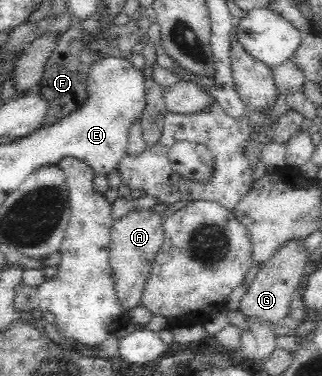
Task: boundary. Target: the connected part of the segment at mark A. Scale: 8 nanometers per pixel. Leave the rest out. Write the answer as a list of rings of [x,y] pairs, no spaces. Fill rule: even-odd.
[[[152,209],[138,210],[115,220],[111,227],[109,239],[109,270],[112,275],[116,302],[122,315],[129,315],[134,307],[141,305],[146,283],[151,270],[163,245],[163,218]]]

